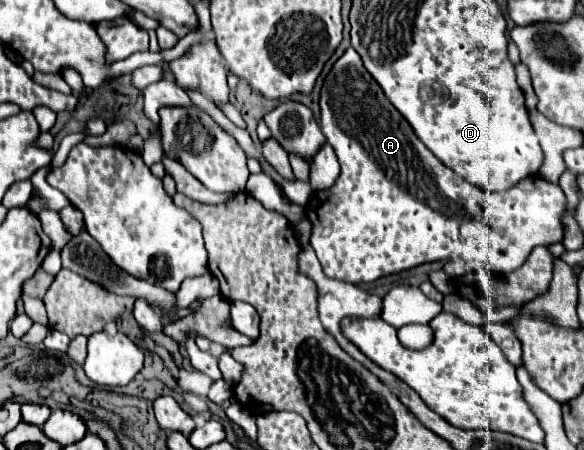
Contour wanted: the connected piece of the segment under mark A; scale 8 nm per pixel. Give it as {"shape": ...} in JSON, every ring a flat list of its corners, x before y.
{"shape":[[347,48,347,52,335,62,329,76,325,78,323,88,321,88,319,106,321,106,321,122,319,122,319,126,321,126,321,132,325,134,327,142,335,148,335,154,337,154,339,164,341,164,341,176,337,178,333,188,315,192,309,198,309,204,305,206,305,214,313,222,311,246,317,252,317,258,319,258,319,262,323,266,323,272,329,278,351,282,351,284,365,284,365,282,373,282,373,280,377,280,381,276,387,276,387,274,395,274,395,272,401,272,401,270,415,268,415,266,425,264,425,262,453,260,453,258,461,258,469,268,475,268,475,270,477,268,487,268,491,274,507,274,507,272,513,272,515,268,519,268,527,260,527,256,531,254,531,250,535,246,549,246,549,244,555,244,555,242,563,240,561,216,567,210,567,198,565,198,563,190,559,188,559,184,547,182,541,176,527,176,517,186,509,188,507,192,487,192,487,190,483,190,479,186,469,184,467,180,457,176,451,168,447,168,427,146,423,146,423,142,411,130,409,122,399,114,399,110,395,110,395,106,391,106,391,102,387,100,383,90,379,90,379,86,375,86,375,80,371,78,371,74,367,74,367,70,363,70,363,64,359,62,359,54,355,54,353,48]]}

